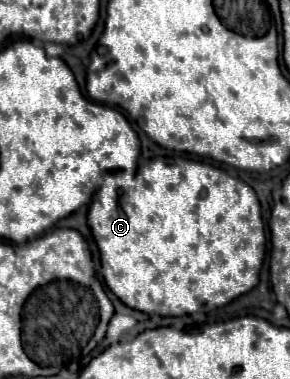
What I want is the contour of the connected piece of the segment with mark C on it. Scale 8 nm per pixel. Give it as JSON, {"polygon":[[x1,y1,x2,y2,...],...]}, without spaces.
{"polygon":[[156,157,140,166,137,160,135,172,105,172,99,192,74,213,86,215,95,236,100,256,100,267,95,268,97,278,129,308,147,314,185,316,225,306,259,282,267,241,257,194,243,180,211,164,182,157,167,164]]}

